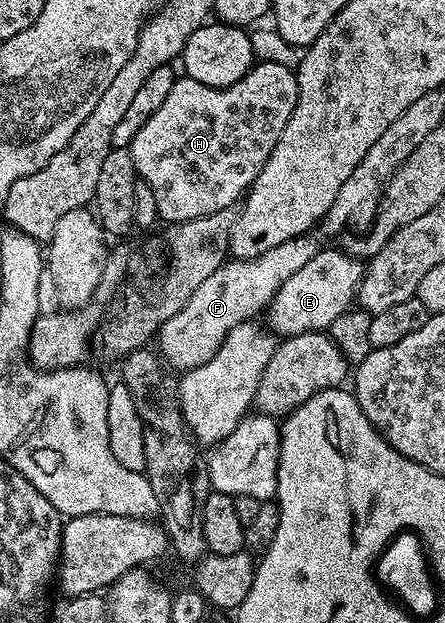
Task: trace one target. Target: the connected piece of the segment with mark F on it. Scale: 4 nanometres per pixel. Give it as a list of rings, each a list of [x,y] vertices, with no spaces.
[[[306,233],[297,239],[283,241],[283,245],[275,245],[275,249],[267,249],[254,259],[234,259],[222,263],[195,293],[161,326],[155,336],[155,347],[166,368],[177,373],[190,371],[193,367],[203,365],[215,357],[215,353],[223,345],[227,333],[235,329],[235,325],[244,323],[264,312],[275,293],[298,269],[303,269],[311,257],[319,250],[319,243],[313,240],[312,234]]]

